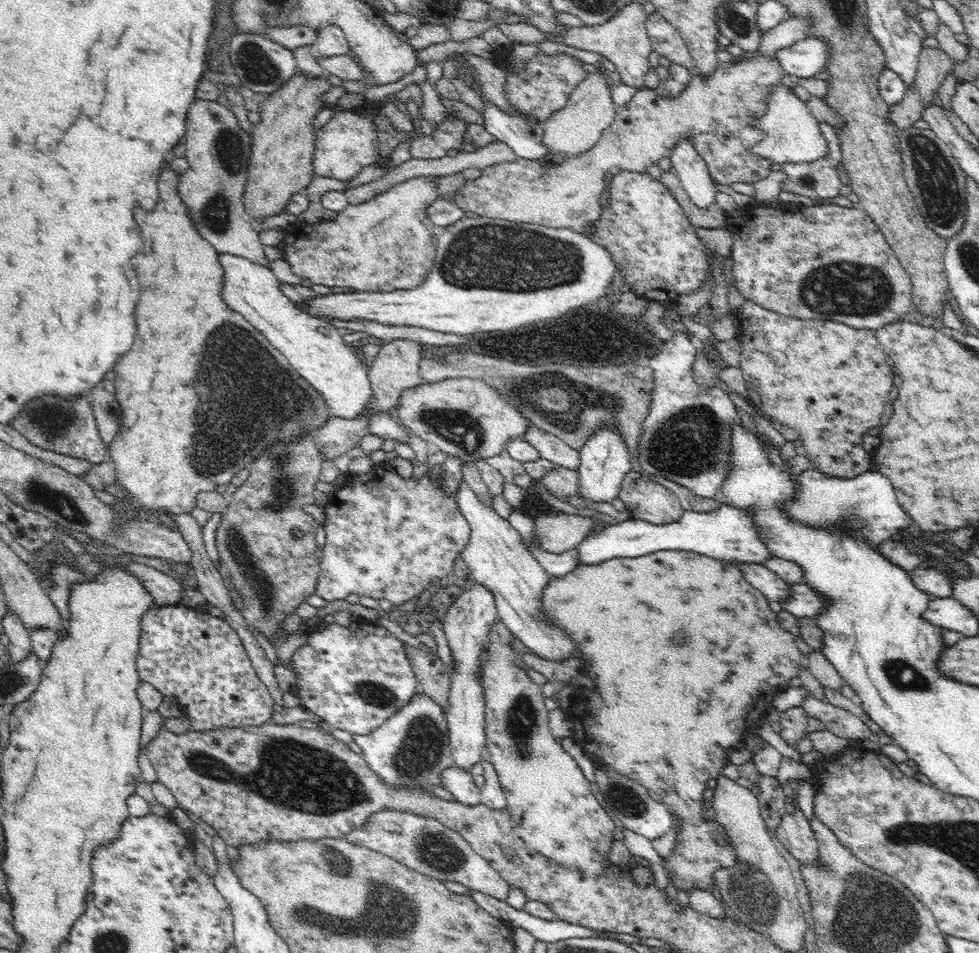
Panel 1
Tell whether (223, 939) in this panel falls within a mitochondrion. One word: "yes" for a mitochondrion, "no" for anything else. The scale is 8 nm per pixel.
no

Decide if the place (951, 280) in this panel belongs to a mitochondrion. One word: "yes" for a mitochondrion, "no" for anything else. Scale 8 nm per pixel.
no

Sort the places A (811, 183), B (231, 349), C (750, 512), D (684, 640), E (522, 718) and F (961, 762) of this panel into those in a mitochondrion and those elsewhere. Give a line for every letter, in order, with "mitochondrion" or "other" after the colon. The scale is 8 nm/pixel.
A: mitochondrion
B: mitochondrion
C: other
D: mitochondrion
E: mitochondrion
F: other

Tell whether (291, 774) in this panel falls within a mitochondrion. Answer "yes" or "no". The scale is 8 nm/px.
yes

